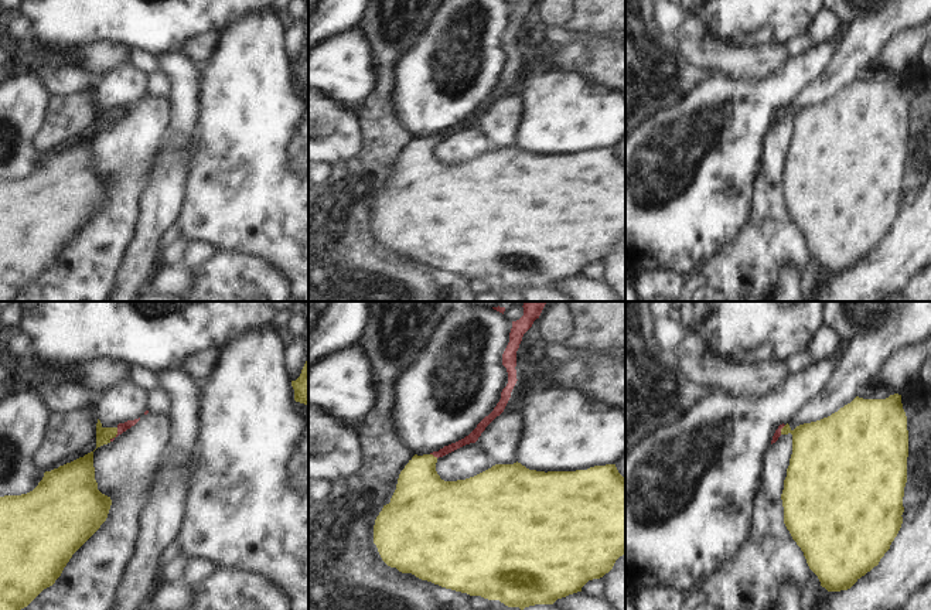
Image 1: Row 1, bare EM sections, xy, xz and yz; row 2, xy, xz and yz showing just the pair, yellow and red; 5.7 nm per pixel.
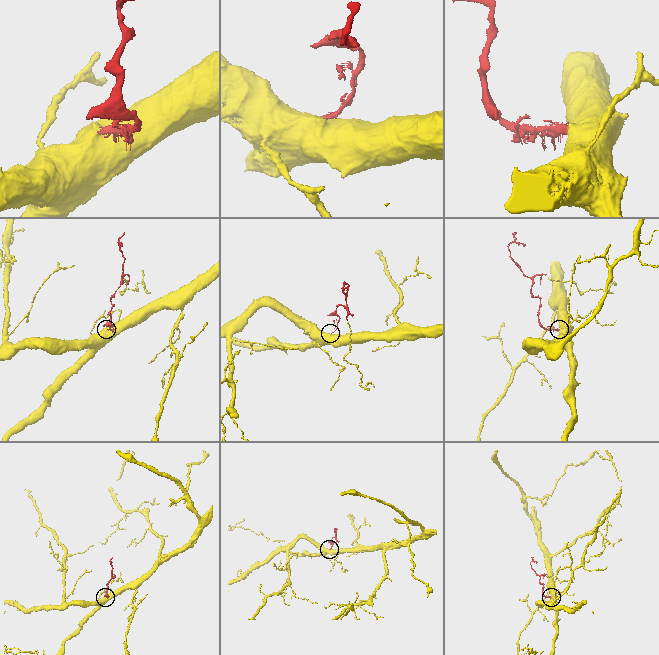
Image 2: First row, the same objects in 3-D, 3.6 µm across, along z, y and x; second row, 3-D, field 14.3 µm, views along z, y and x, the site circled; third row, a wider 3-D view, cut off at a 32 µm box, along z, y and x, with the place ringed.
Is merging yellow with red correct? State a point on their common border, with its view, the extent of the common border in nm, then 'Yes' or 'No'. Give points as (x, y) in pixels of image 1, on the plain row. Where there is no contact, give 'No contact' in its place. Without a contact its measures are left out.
Touches yellow at xy (115, 118). Shared border 90 nm. Yes

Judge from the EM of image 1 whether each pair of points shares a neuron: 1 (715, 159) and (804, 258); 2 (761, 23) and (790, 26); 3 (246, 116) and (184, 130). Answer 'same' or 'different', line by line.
1: different
2: same
3: different

